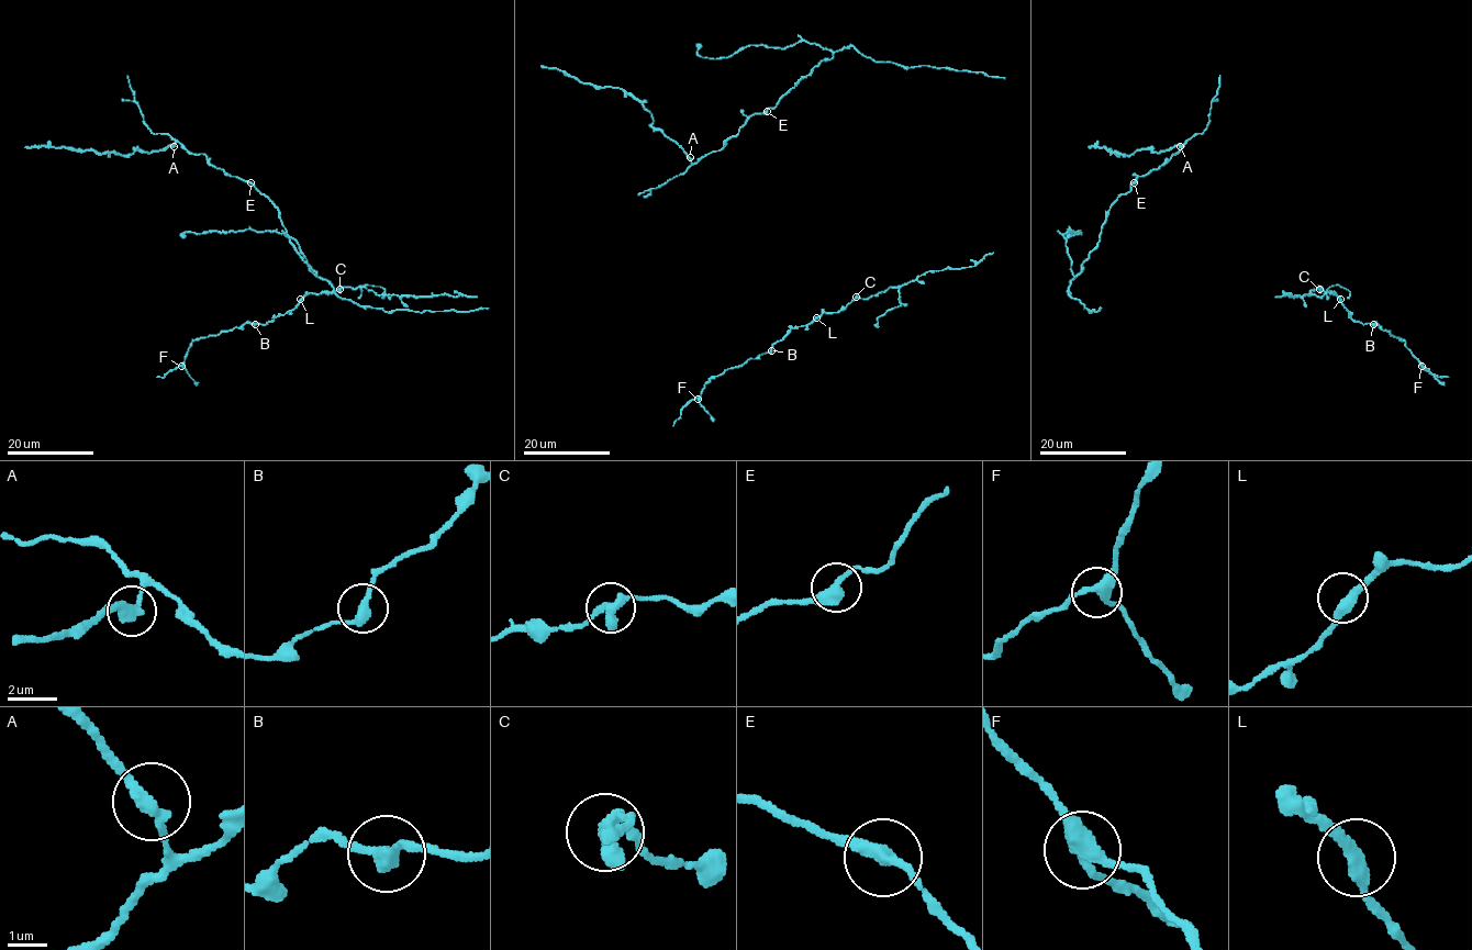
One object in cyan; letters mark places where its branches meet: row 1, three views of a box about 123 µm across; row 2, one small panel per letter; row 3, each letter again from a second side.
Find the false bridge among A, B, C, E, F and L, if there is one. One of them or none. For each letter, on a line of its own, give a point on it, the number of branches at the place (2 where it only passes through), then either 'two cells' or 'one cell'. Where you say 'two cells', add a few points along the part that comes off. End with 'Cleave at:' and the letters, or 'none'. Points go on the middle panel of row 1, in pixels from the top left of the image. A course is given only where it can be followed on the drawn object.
A: place (690, 157); branches 2; two cells; course (690, 157), (653, 125), (653, 115), (640, 102), (619, 88), (593, 87), (561, 70), (541, 66)
B: place (771, 350); branches 2; one cell
C: place (856, 297); branches 2; one cell
E: place (767, 111); branches 2; one cell
F: place (698, 399); branches 3; one cell
L: place (816, 317); branches 2; one cell
Cleave at: A

